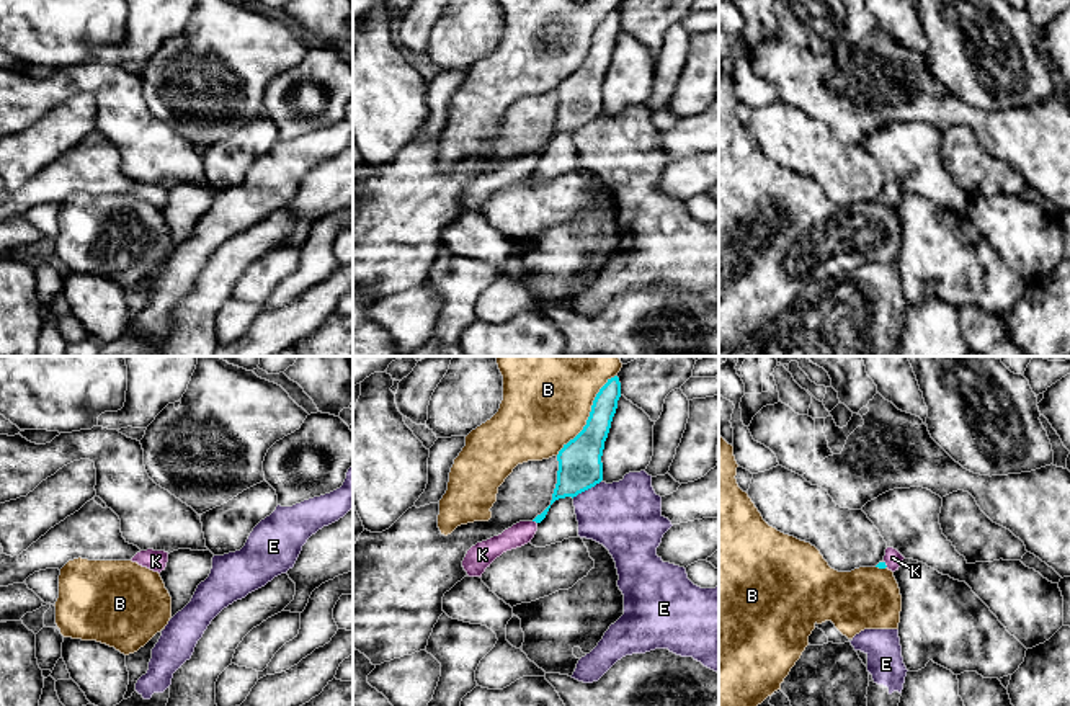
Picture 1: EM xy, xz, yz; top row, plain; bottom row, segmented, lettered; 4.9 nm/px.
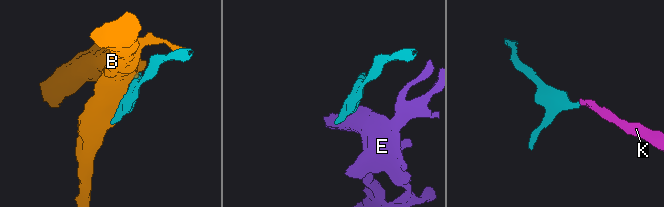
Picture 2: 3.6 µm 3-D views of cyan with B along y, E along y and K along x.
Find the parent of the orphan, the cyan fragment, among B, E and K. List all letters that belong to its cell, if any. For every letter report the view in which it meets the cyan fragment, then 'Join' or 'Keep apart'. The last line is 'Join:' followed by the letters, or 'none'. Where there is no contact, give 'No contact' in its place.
B: Touches cyan in xz. Keep apart
E: Touches cyan in xz. Keep apart
K: Touches cyan in xz. Join
Join: K

